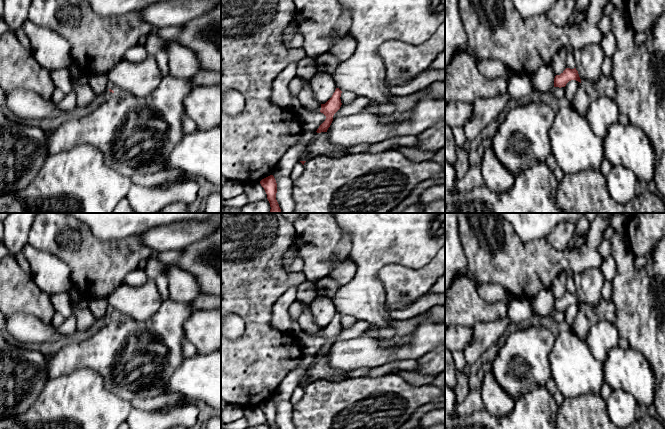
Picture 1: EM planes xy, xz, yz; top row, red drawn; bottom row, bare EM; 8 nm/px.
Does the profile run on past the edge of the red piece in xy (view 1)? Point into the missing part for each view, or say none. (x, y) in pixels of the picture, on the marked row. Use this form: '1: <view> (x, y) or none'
1: xy (110, 86)

